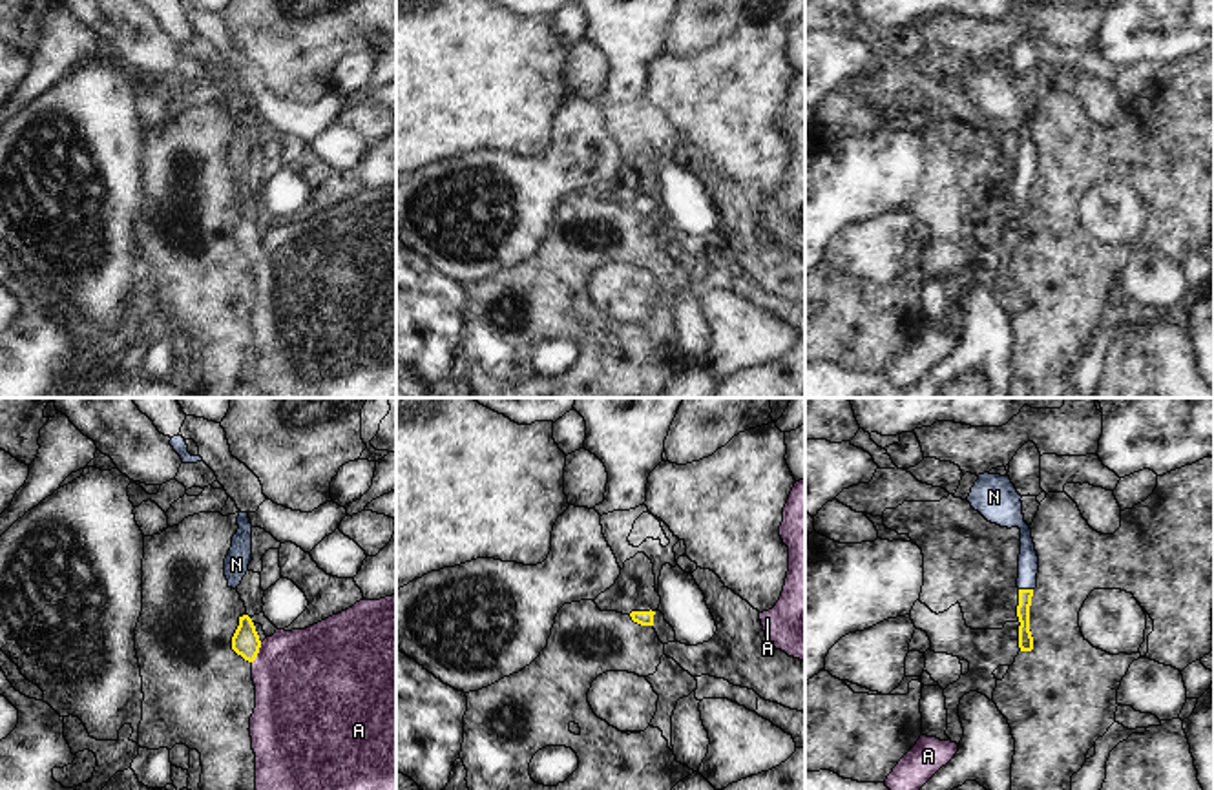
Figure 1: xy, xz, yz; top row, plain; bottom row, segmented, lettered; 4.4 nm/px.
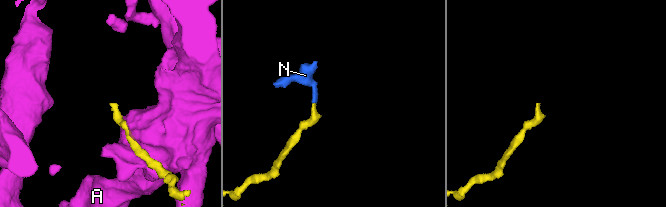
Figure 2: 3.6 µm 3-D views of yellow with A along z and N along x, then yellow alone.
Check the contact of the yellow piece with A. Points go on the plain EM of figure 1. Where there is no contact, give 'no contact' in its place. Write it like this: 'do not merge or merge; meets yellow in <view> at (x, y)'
do not merge; meets yellow in xy at (256, 245)

